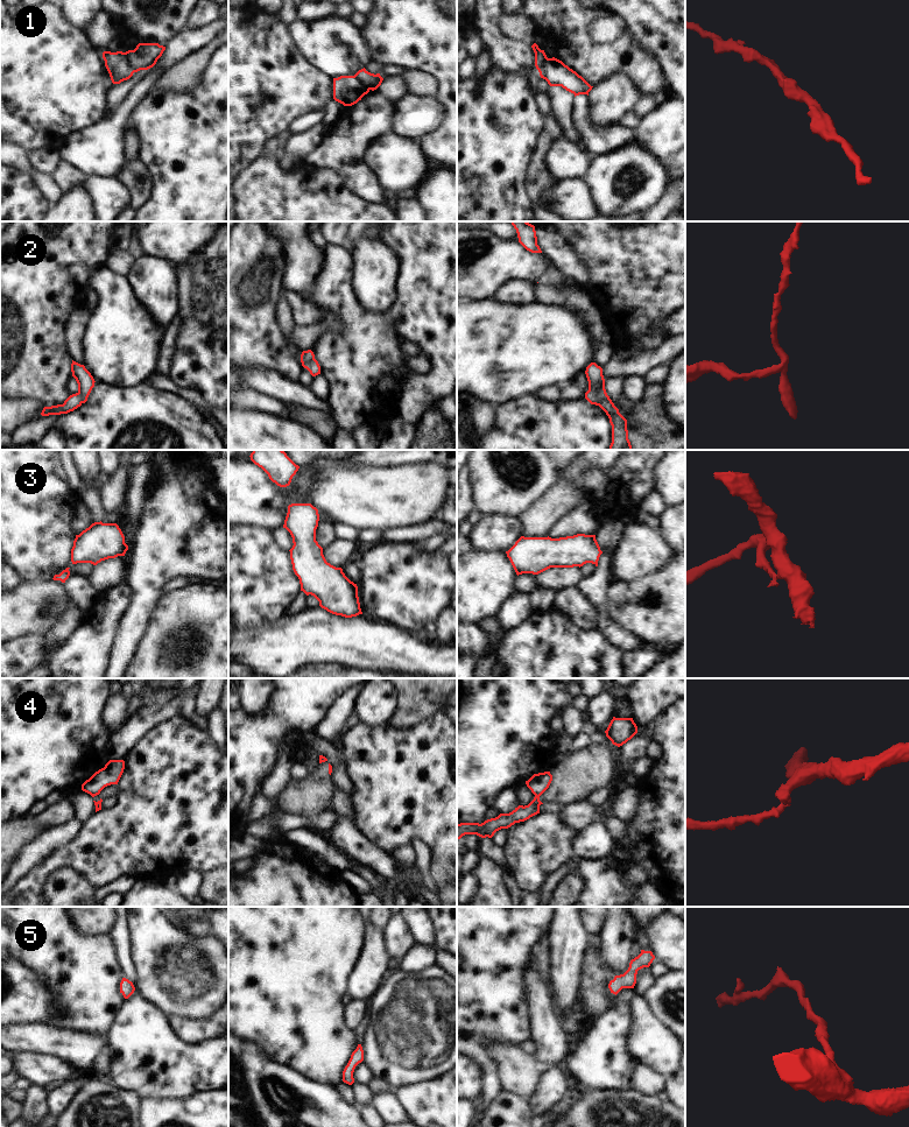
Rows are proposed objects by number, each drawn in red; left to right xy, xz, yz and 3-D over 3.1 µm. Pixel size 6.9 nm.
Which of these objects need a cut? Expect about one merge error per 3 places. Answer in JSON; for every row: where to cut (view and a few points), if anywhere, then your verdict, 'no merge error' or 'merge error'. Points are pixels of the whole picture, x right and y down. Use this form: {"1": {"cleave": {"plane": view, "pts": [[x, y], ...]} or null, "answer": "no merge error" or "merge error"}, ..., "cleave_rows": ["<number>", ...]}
{"1": {"cleave": {"plane": "xy", "pts": [[125, 53], [133, 72]]}, "answer": "merge error"}, "2": {"cleave": {"plane": "yz", "pts": [[589, 388], [598, 396], [598, 404]]}, "answer": "merge error"}, "3": {"cleave": null, "answer": "no merge error"}, "4": {"cleave": {"plane": "yz", "pts": [[538, 795], [535, 796]]}, "answer": "merge error"}, "5": {"cleave": null, "answer": "no merge error"}, "cleave_rows": ["1", "2", "4"]}

